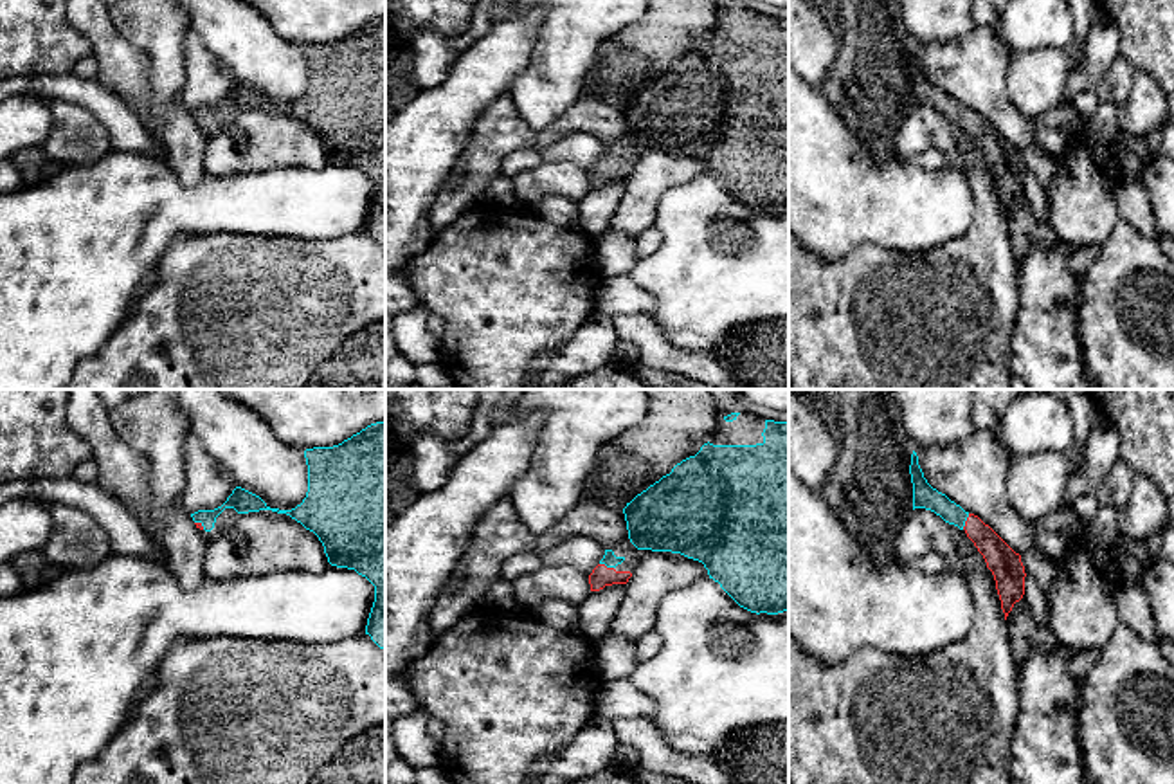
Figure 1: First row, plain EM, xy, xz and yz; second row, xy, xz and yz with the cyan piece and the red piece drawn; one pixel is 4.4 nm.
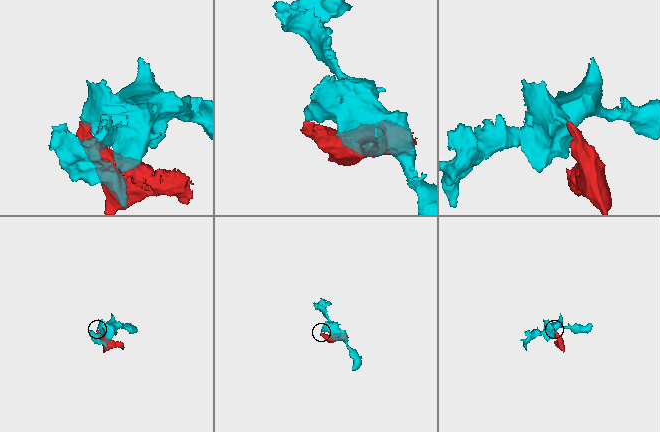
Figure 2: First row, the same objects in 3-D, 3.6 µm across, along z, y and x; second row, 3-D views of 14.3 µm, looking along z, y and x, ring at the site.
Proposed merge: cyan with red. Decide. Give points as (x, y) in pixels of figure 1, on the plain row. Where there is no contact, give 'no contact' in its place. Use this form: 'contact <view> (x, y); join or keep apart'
contact yz (966, 116); join

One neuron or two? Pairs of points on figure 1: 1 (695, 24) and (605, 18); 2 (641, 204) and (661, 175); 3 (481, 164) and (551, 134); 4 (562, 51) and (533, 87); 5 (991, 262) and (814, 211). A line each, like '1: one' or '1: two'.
1: two
2: one
3: one
4: one
5: two

